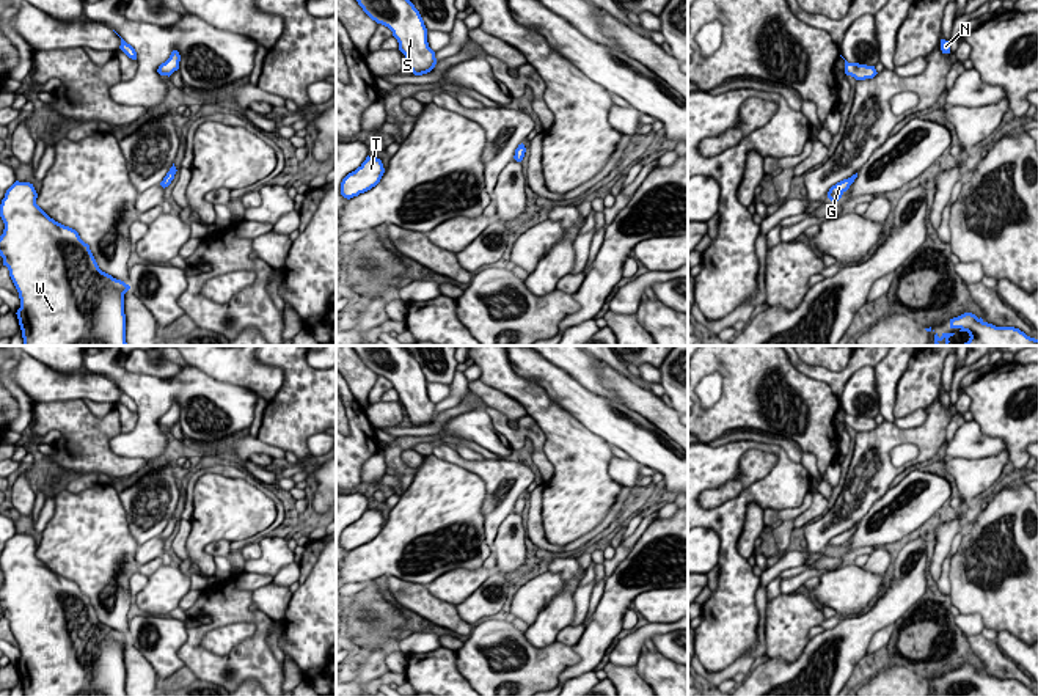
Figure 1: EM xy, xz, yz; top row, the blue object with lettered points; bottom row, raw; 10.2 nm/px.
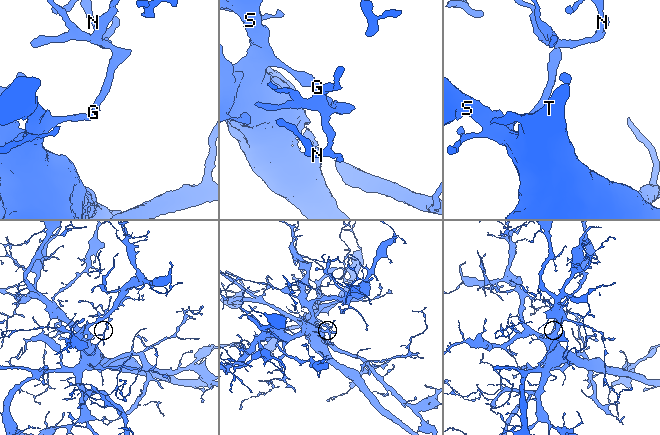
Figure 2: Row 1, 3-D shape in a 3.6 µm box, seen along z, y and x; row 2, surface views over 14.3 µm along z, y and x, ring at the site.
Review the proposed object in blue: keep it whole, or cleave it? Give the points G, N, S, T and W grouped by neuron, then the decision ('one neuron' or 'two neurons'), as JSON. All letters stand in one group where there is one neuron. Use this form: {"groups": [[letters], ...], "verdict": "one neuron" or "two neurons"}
{"groups": [["G", "N", "S", "T", "W"]], "verdict": "one neuron"}

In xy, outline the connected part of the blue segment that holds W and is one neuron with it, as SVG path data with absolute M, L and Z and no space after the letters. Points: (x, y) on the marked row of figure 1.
M16 181L5 193L0 217L5 223L0 236L0 256L19 292L17 319L24 346L127 346L124 294L130 289L121 280L102 272L79 233L50 218L38 204L38 193L30 182Z

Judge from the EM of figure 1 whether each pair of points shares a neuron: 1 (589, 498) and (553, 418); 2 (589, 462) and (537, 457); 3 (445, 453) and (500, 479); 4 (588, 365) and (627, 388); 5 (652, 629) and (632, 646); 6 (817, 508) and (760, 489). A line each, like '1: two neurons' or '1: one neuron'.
1: one neuron
2: two neurons
3: one neuron
4: two neurons
5: one neuron
6: two neurons

